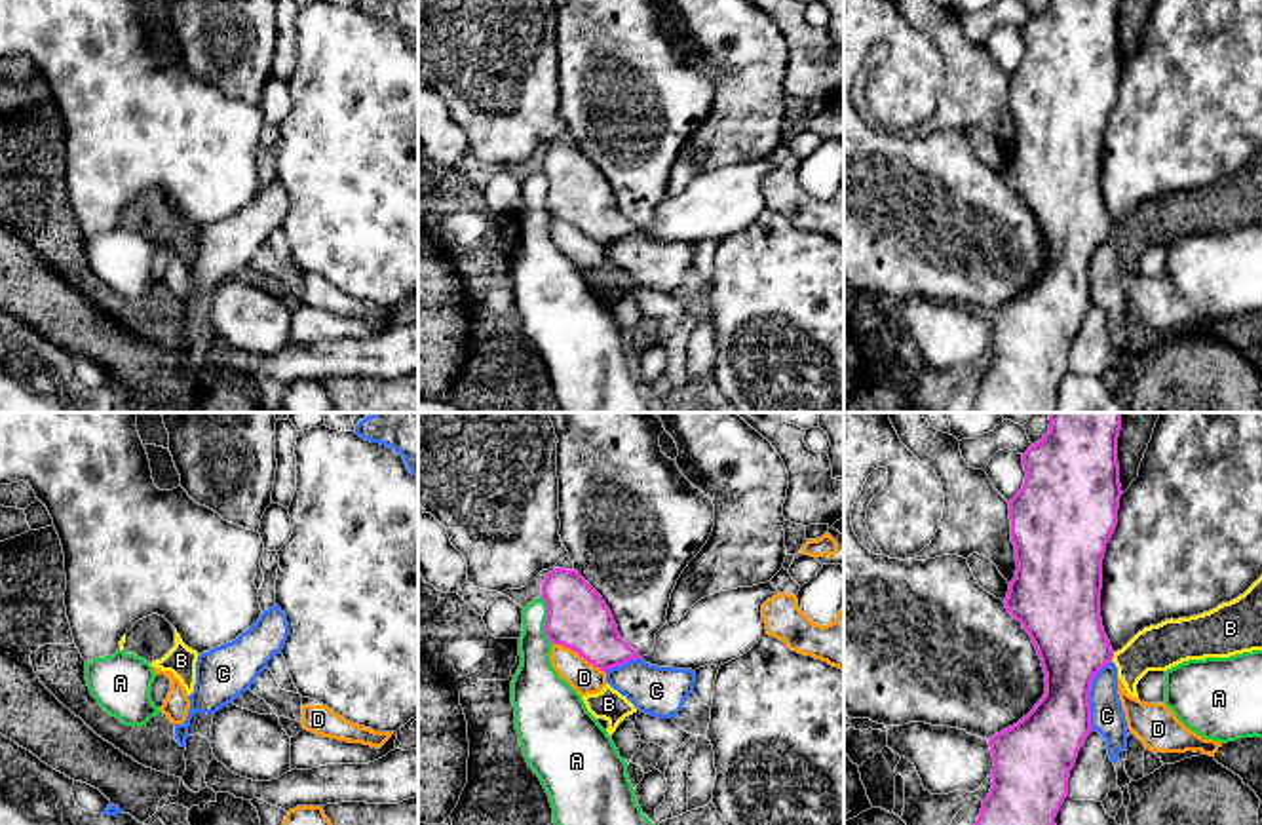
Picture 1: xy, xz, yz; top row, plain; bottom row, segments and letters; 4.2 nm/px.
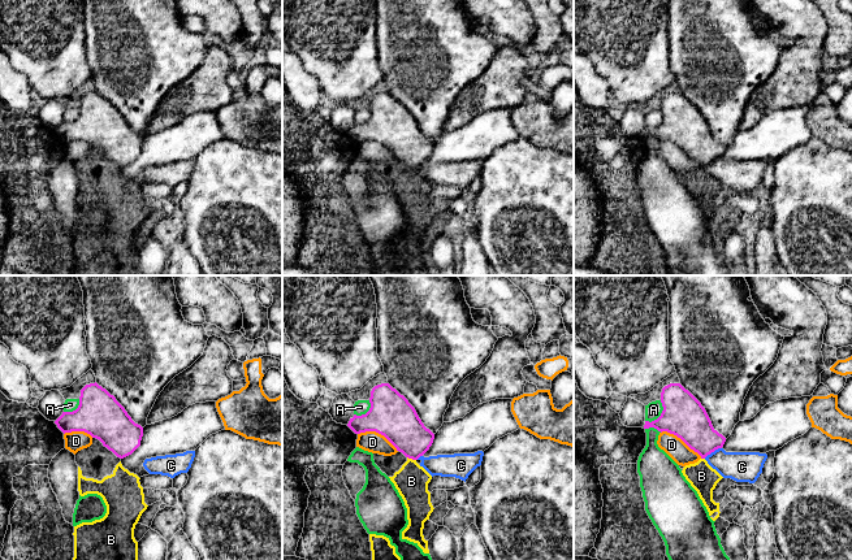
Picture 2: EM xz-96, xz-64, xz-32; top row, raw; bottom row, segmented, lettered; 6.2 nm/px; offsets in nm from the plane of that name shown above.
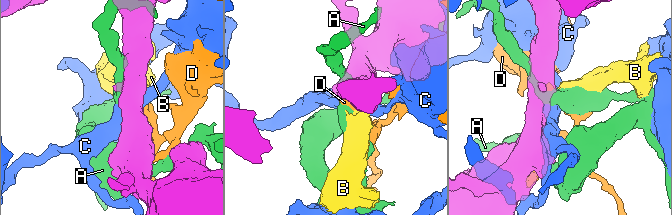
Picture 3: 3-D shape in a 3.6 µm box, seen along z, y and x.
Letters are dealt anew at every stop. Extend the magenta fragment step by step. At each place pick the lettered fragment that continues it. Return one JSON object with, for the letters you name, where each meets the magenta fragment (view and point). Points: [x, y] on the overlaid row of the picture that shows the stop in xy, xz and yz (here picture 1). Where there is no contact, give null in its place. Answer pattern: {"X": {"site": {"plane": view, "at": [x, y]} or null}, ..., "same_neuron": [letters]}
{"same_neuron": []}

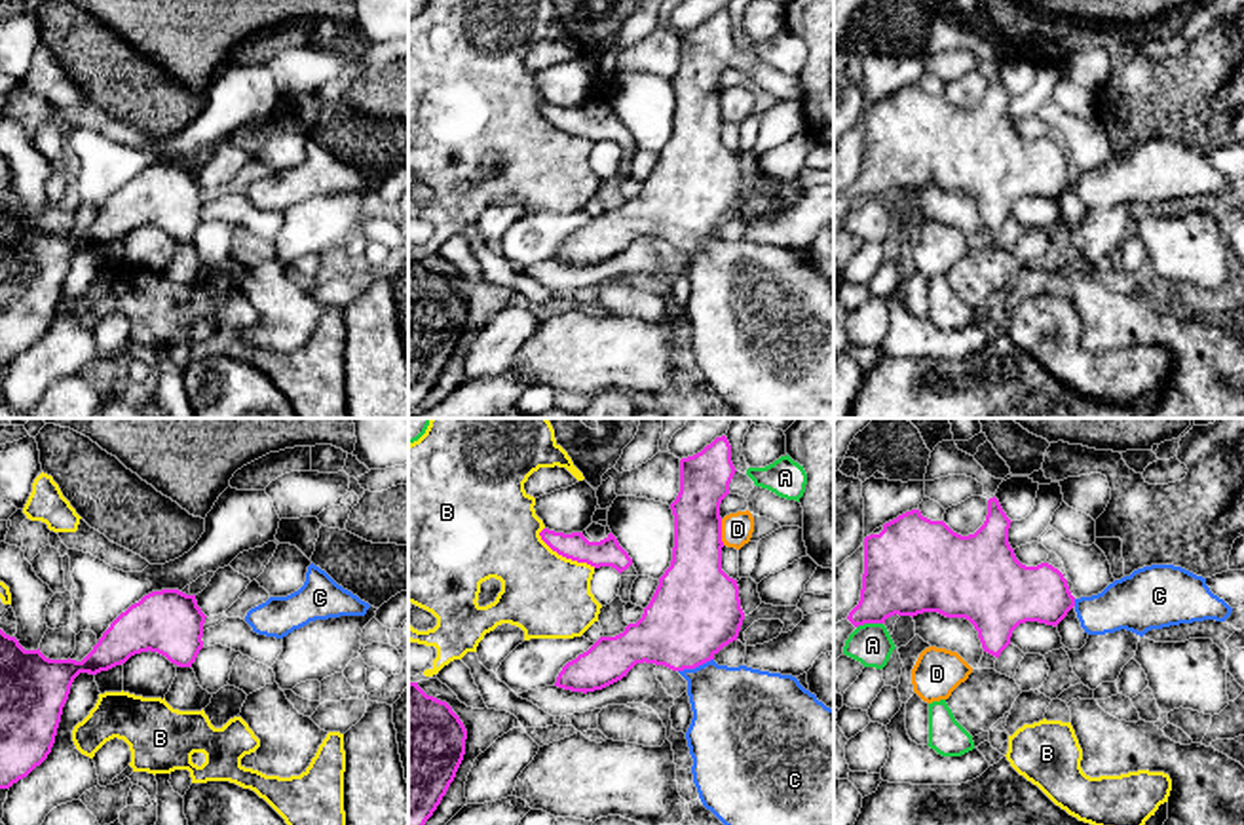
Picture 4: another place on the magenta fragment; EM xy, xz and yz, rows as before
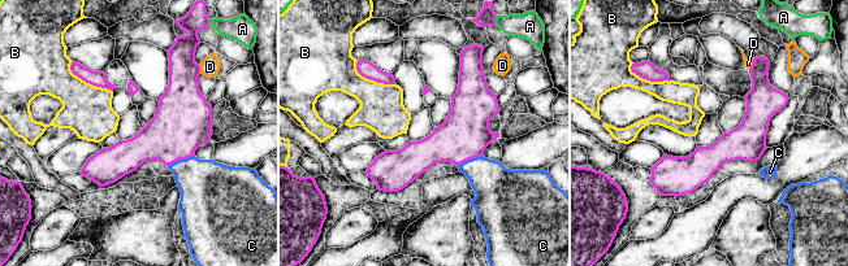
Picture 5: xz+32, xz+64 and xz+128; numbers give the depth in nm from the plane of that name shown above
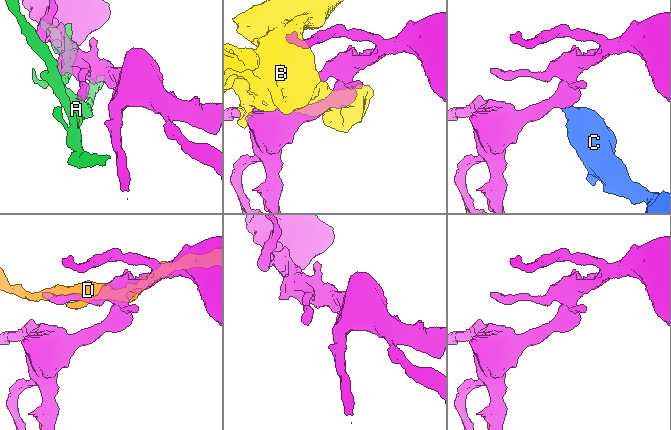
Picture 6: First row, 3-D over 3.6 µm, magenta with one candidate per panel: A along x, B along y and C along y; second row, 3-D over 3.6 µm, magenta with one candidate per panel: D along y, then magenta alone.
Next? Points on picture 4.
{"C": {"site": {"plane": "xz", "at": [696, 666]}}, "same_neuron": ["C"]}

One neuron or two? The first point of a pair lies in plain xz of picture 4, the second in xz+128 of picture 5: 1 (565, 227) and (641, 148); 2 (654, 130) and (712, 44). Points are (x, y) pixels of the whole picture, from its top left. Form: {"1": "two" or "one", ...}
{"1": "one", "2": "one"}

